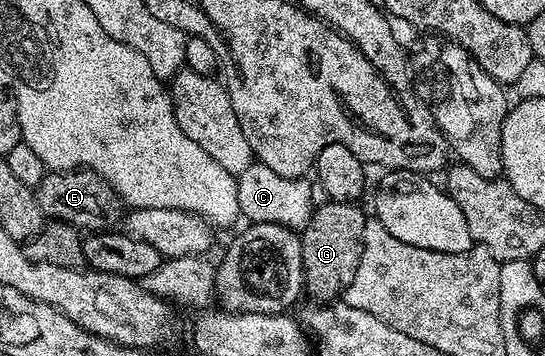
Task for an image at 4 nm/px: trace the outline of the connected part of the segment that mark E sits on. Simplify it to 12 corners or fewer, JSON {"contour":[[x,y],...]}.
{"contour":[[93,168],[51,169],[33,187],[47,219],[110,232],[123,199]]}

